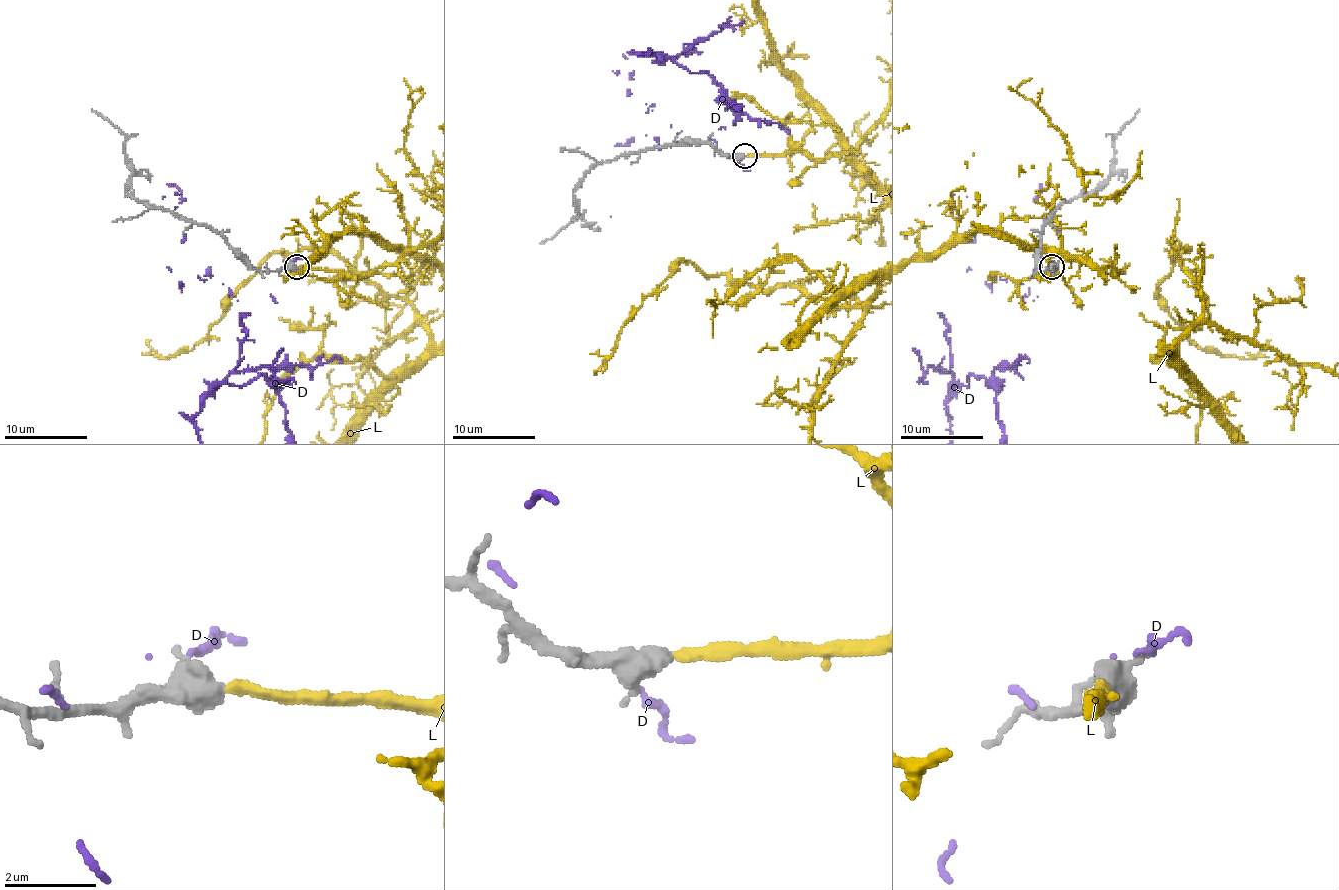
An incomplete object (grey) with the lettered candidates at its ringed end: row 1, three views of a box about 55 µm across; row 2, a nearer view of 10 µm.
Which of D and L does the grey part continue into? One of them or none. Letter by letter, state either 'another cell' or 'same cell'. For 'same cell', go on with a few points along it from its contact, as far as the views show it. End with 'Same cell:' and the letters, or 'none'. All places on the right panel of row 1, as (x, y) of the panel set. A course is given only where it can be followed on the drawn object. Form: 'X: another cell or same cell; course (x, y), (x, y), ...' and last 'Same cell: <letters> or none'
D: another cell
L: same cell
Same cell: L

